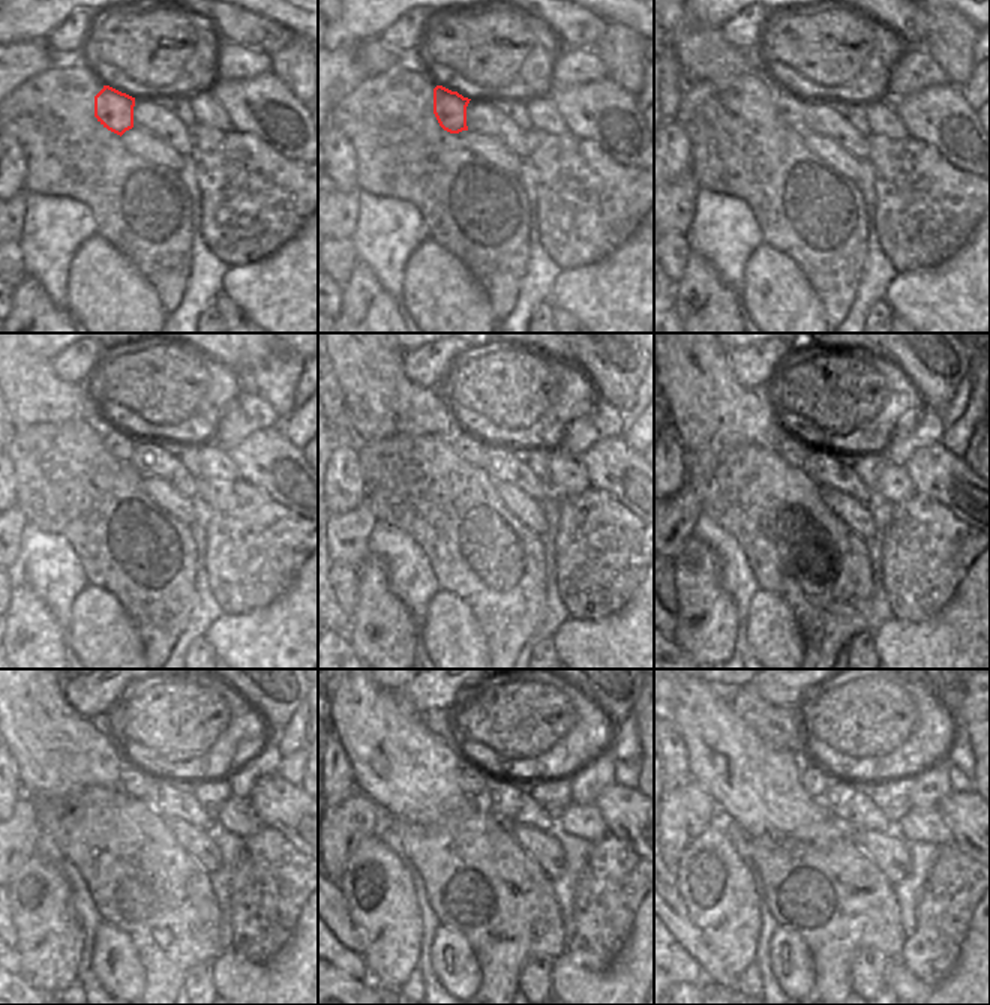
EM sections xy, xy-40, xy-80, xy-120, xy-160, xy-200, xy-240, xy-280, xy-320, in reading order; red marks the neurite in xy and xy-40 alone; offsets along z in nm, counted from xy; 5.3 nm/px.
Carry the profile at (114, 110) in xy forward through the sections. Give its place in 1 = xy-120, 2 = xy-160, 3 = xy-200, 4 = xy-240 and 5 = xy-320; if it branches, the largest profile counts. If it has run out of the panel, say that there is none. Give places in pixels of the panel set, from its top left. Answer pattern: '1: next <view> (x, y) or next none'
1: next xy-120 (119, 443)
2: next xy-160 (456, 443)
3: next xy-200 (804, 444)
4: next xy-240 (135, 782)
5: next xy-320 (815, 782)

